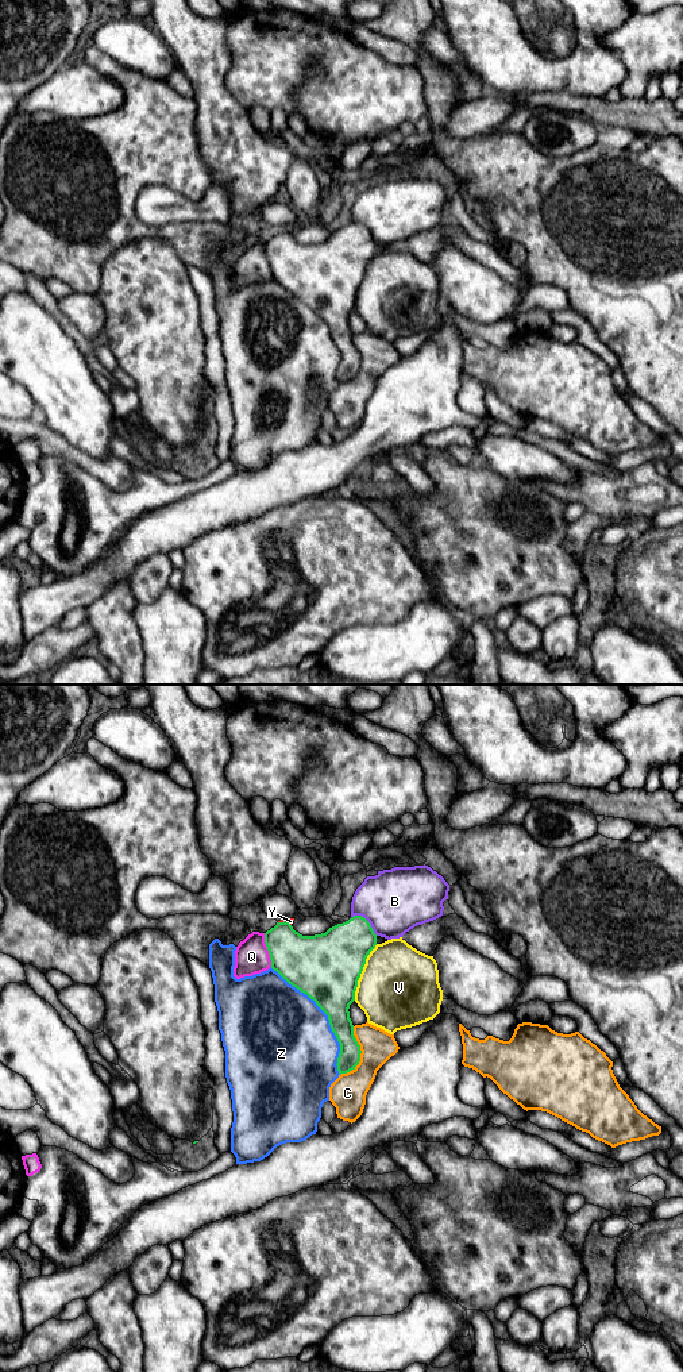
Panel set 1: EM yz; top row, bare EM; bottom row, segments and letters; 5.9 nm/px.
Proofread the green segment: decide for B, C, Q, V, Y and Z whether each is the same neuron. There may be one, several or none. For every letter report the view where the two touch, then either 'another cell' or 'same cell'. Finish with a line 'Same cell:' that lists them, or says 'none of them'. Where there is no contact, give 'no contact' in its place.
B: yz | another cell
C: yz | another cell
Q: yz | another cell
V: yz | another cell
Y: yz | another cell
Z: yz | another cell
Same cell: none of them

